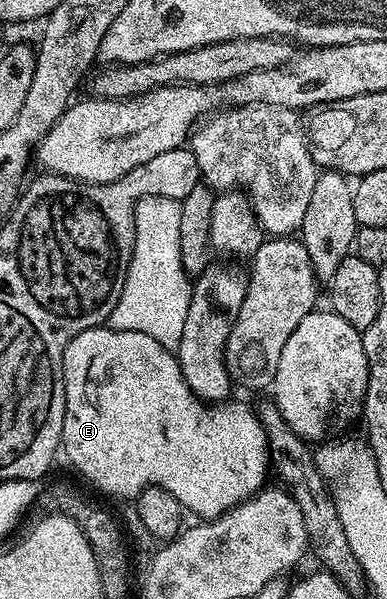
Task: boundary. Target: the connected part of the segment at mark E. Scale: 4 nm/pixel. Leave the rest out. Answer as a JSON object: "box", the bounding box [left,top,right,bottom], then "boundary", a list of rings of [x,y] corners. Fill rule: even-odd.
{"box":[62,327,271,519],"boundary":[[[110,327],[81,331],[81,335],[73,338],[63,352],[63,386],[65,387],[67,410],[63,420],[62,456],[65,455],[71,460],[72,467],[89,484],[96,485],[101,492],[108,493],[111,497],[134,499],[139,496],[142,489],[149,485],[156,485],[169,491],[169,495],[173,495],[173,499],[177,499],[177,503],[181,503],[188,514],[196,513],[196,518],[210,519],[227,513],[230,509],[240,505],[242,501],[248,501],[268,484],[267,473],[269,474],[271,453],[267,449],[267,436],[263,425],[259,422],[258,412],[254,408],[250,409],[243,401],[235,401],[236,399],[228,399],[222,403],[200,401],[185,383],[178,356],[172,350],[161,347],[161,343],[157,343],[157,339],[153,339],[141,331],[121,331]]]}

